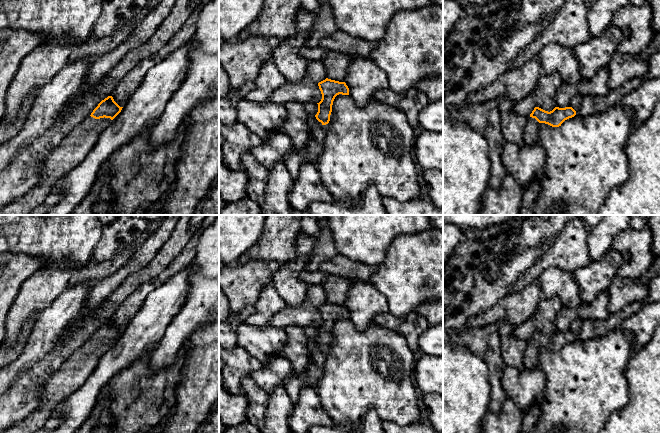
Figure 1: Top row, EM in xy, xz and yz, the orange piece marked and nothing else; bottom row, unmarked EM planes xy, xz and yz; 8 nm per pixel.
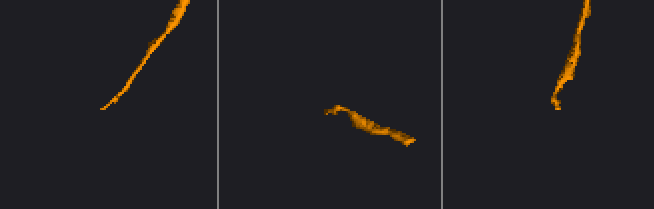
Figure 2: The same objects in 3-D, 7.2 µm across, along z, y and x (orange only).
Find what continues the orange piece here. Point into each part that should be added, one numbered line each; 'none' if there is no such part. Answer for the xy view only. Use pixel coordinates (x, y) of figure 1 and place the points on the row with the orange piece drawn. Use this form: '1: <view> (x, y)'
1: xy (71, 150)

